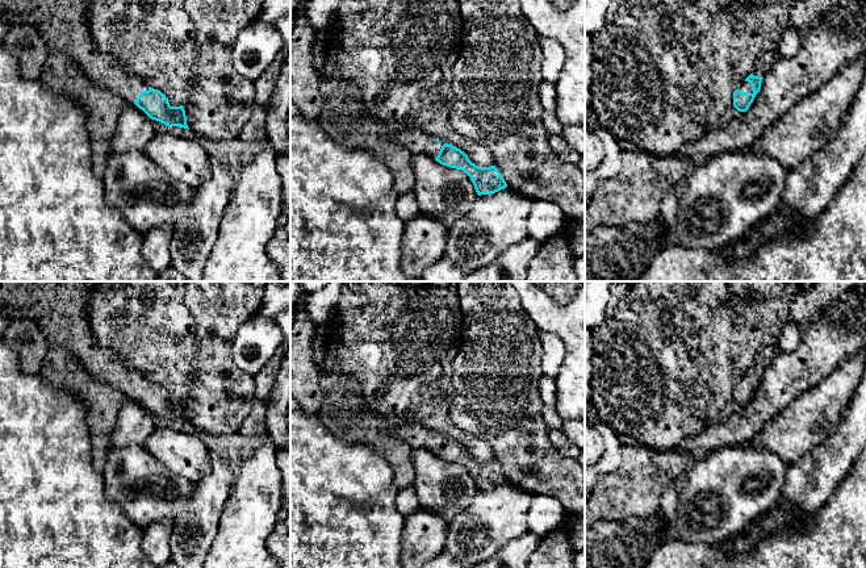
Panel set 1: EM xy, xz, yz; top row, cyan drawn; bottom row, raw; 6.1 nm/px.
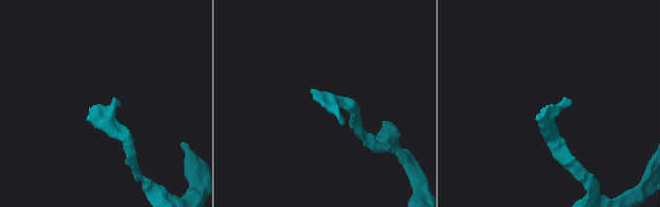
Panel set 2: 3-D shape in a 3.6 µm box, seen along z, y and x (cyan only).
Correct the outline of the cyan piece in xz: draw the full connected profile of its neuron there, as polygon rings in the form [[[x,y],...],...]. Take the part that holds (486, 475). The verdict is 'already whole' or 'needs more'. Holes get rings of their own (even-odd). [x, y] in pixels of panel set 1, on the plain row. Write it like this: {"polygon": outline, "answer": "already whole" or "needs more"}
{"polygon": [[[411,425],[394,429],[393,433],[411,448],[427,448],[443,460],[464,465],[472,475],[478,490],[491,489],[507,481],[495,460],[478,462],[460,443],[422,426]]], "answer": "needs more"}

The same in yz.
{"polygon": [[[767,346],[756,358],[754,366],[741,377],[741,380],[733,388],[733,401],[739,406],[746,406],[753,397],[756,389],[761,384],[761,377],[775,356],[778,347]]], "answer": "needs more"}

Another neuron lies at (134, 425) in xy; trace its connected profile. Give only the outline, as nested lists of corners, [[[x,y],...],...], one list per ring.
[[[125,394],[109,447],[145,444],[155,429],[151,413],[134,396]]]

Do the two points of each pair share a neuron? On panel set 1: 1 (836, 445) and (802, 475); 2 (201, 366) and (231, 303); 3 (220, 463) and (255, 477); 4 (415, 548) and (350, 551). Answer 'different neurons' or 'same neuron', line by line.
1: same neuron
2: same neuron
3: different neurons
4: different neurons

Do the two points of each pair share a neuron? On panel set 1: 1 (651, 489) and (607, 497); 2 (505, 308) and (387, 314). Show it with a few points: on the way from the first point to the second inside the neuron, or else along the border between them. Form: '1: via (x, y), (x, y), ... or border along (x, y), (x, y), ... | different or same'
1: via (640, 489), (618, 496) | same
2: border along (456, 295), (461, 313), (461, 342) | different

